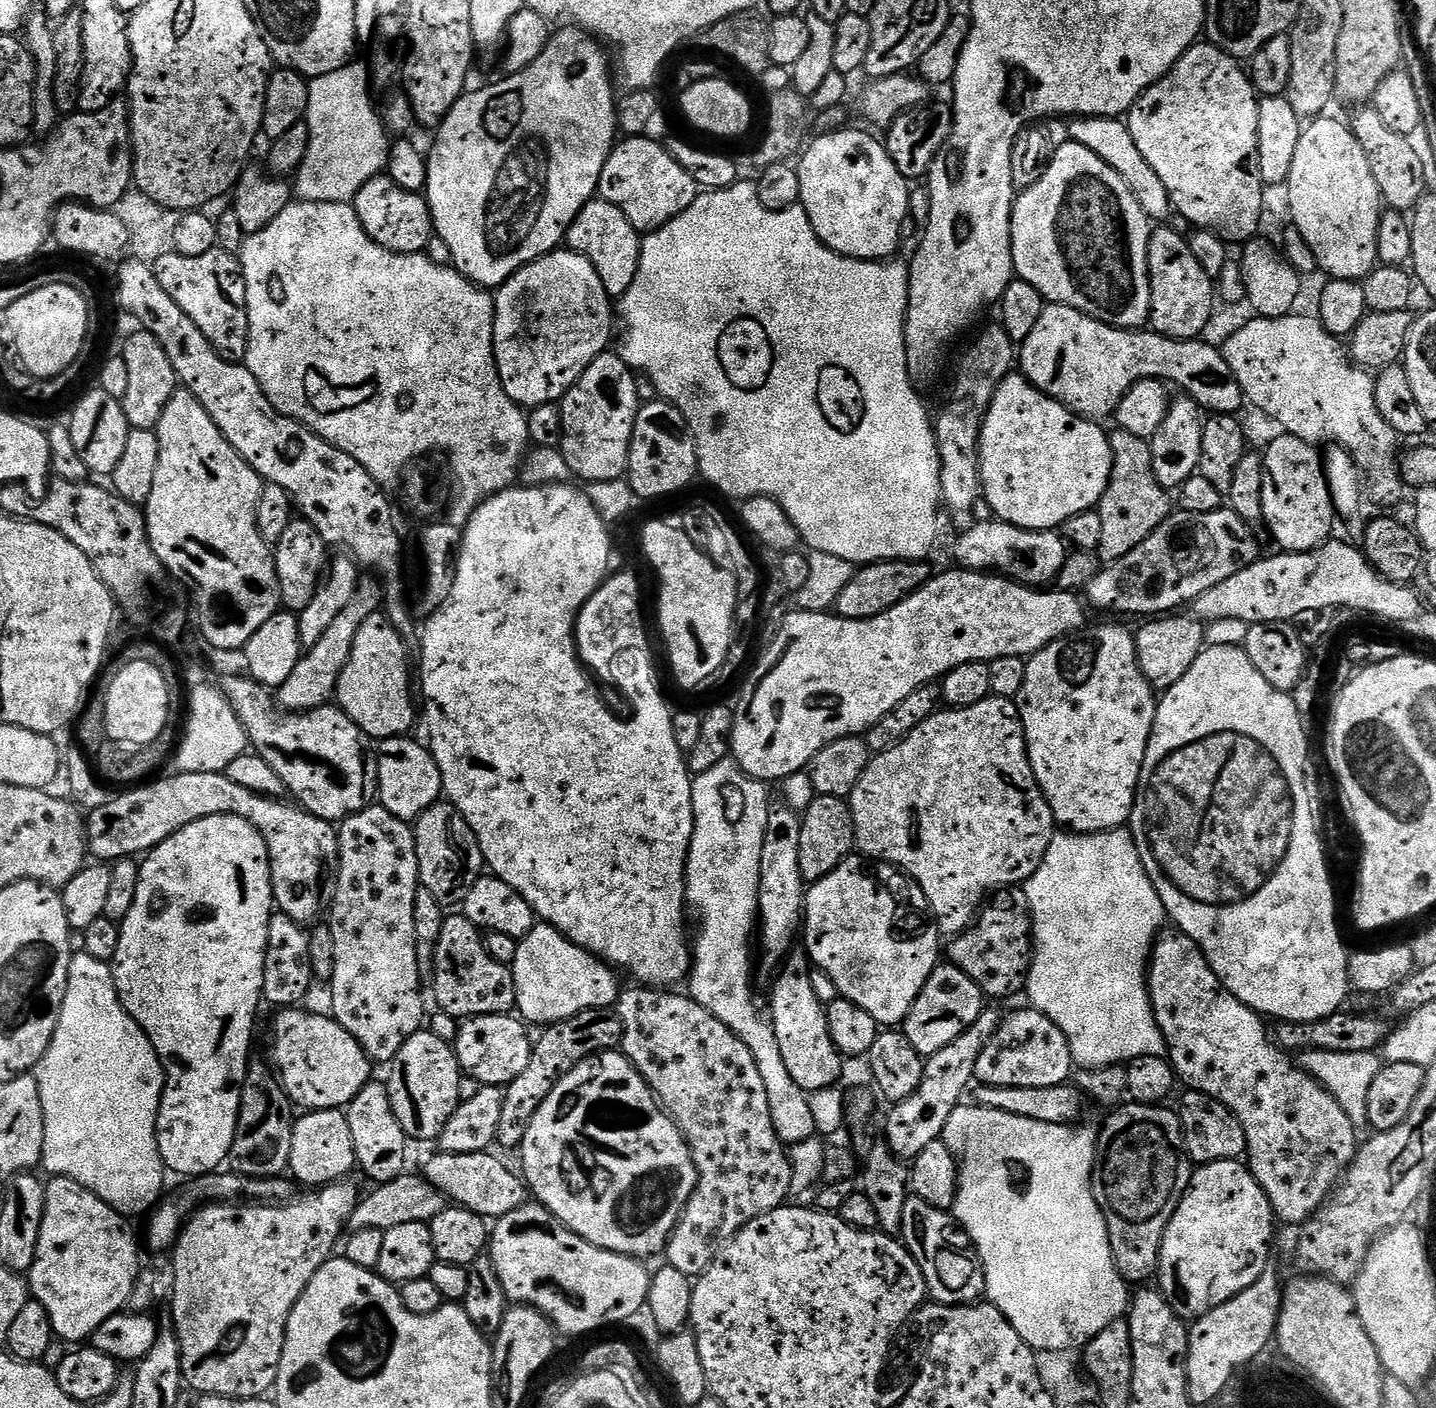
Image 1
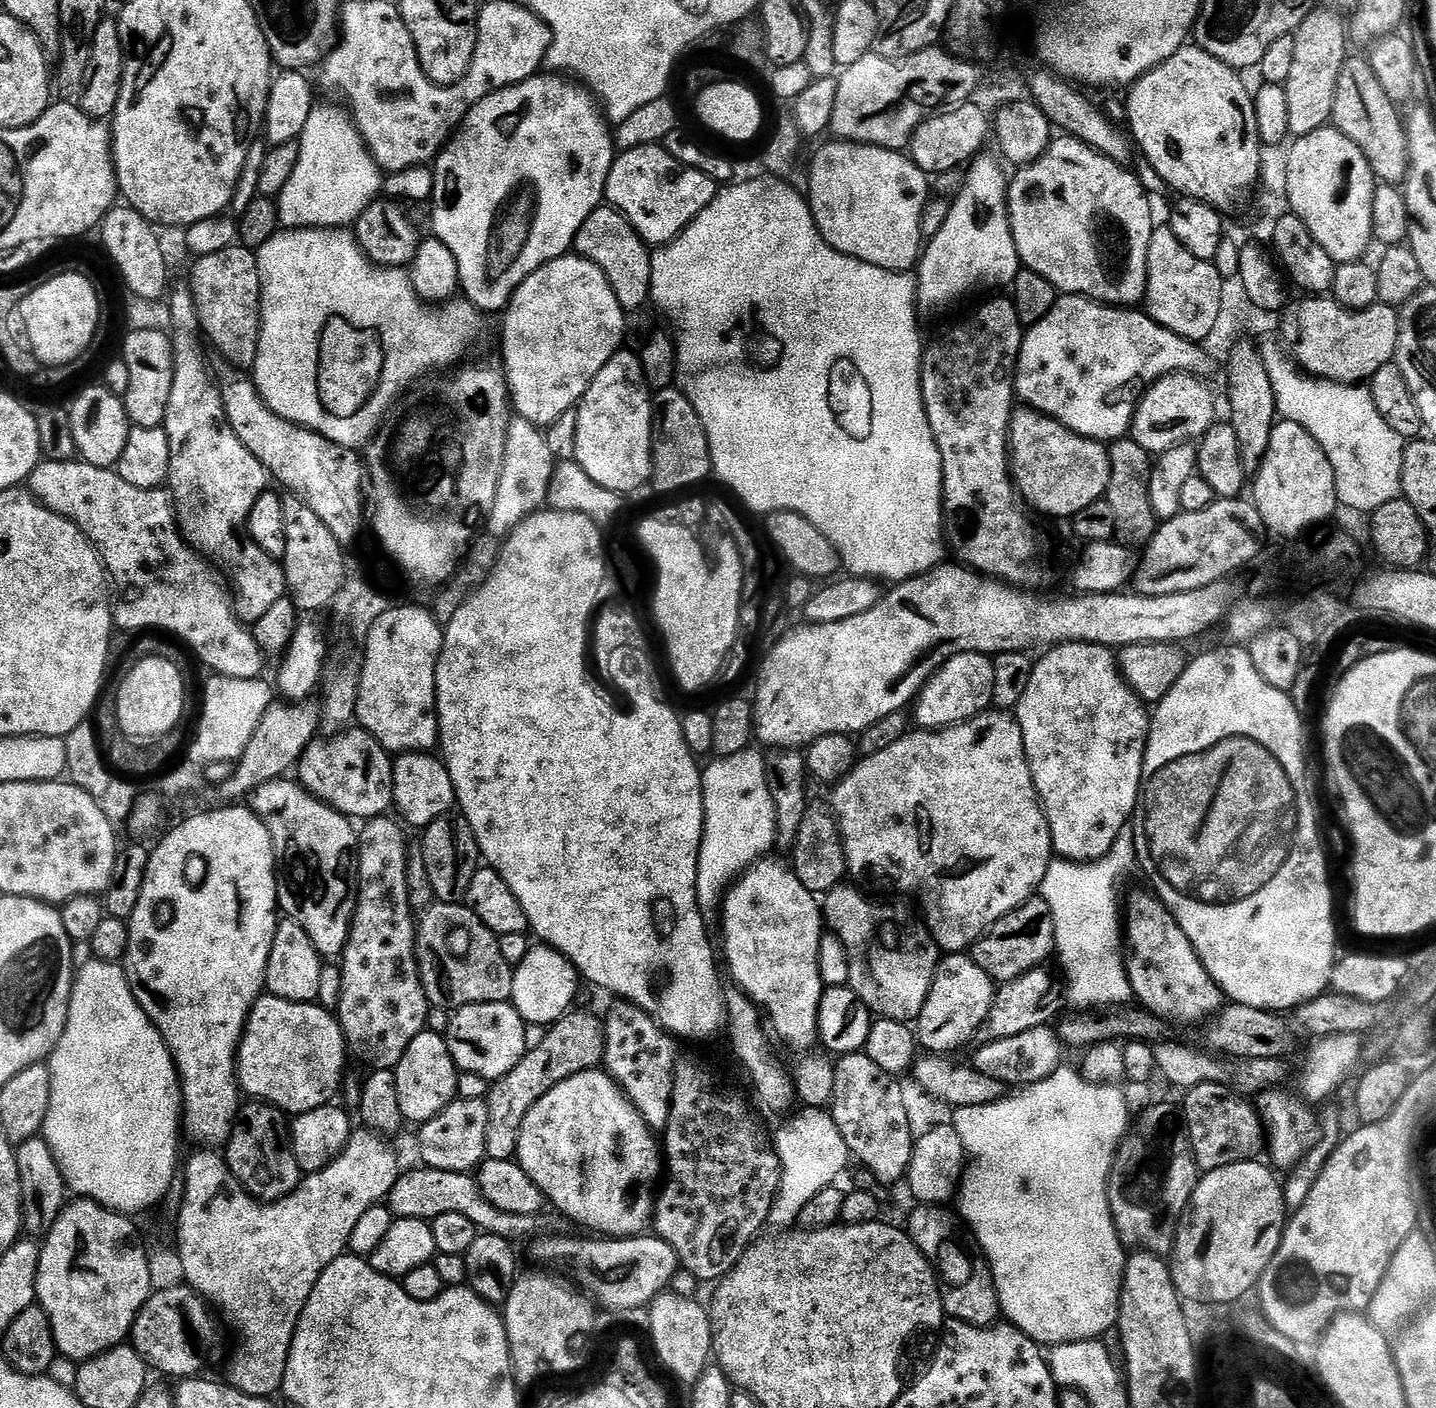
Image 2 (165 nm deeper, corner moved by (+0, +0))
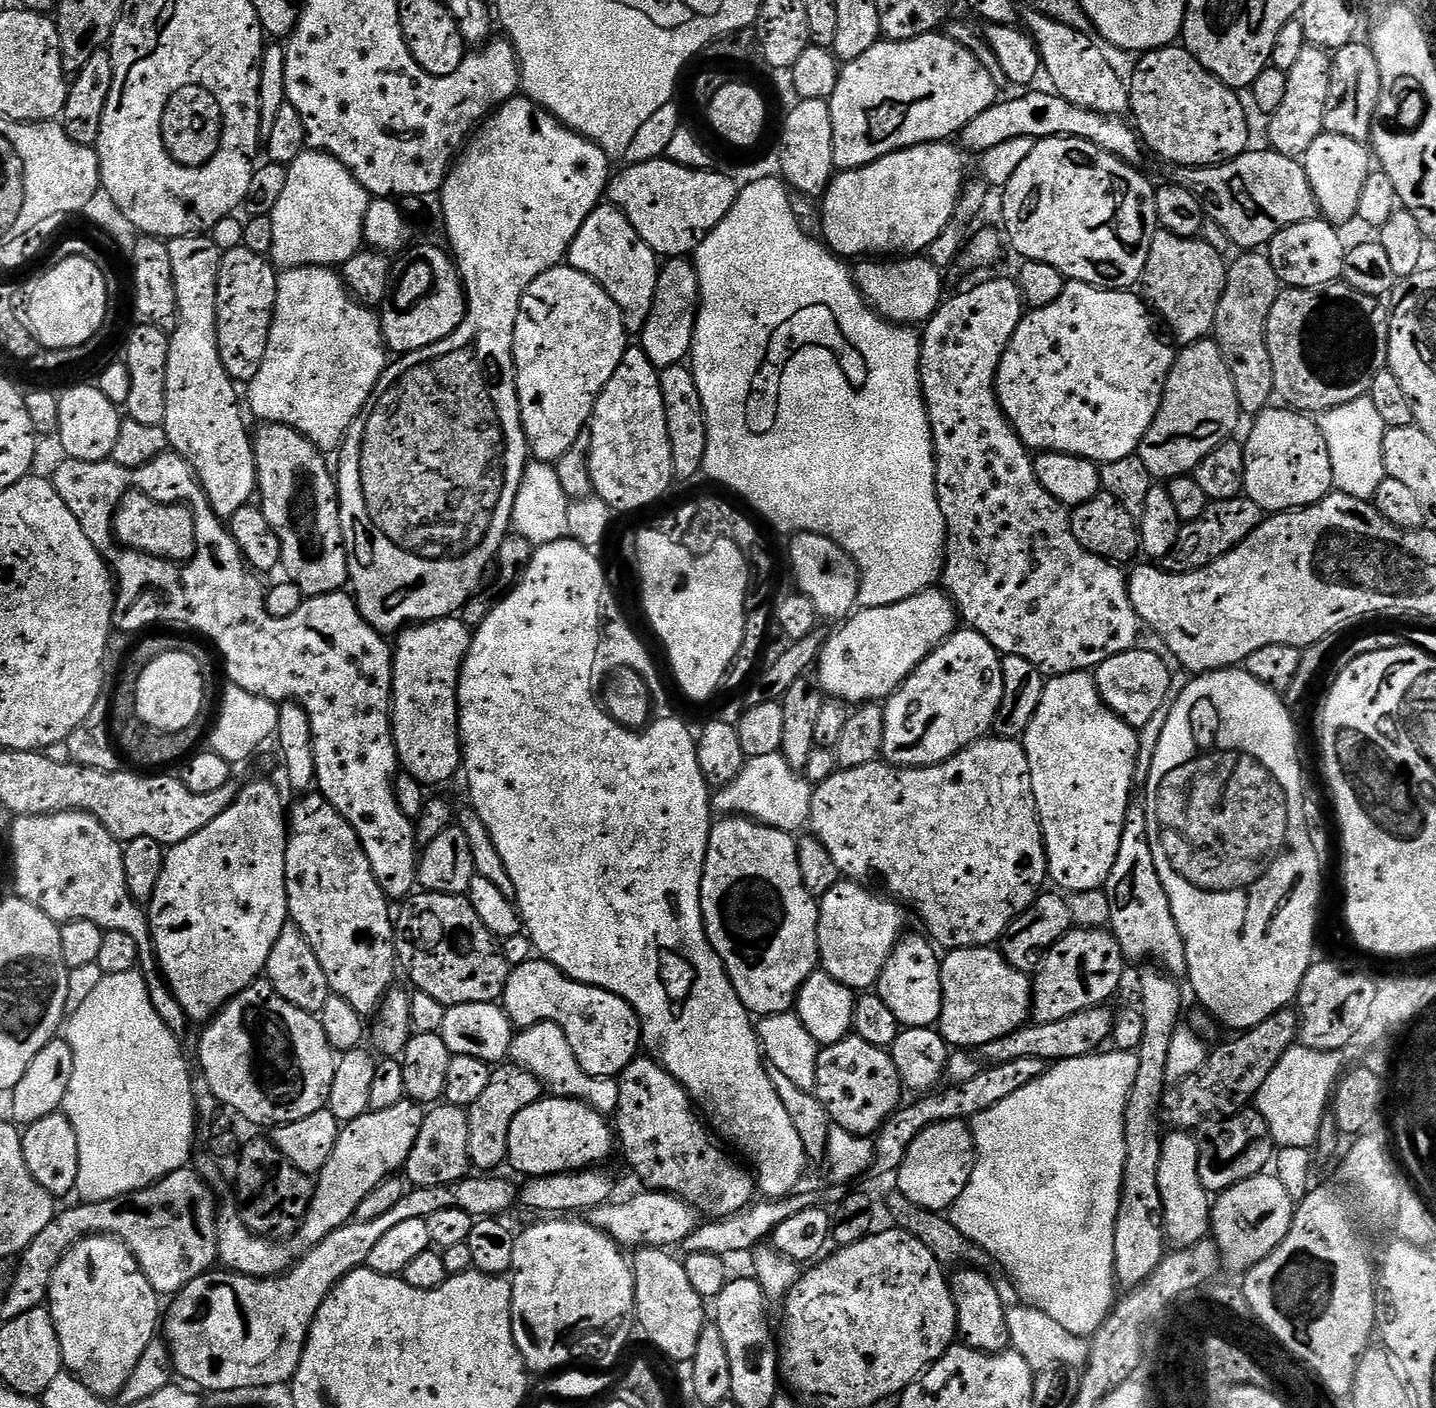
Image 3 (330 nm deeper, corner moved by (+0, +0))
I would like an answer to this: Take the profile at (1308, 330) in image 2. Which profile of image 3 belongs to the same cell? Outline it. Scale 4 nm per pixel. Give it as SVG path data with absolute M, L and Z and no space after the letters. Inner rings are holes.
M1337 282L1317 288L1285 287L1270 310L1266 342L1274 366L1275 395L1287 407L1305 414L1331 408L1367 396L1376 375L1388 367L1388 308L1377 297L1362 294L1349 284Z

